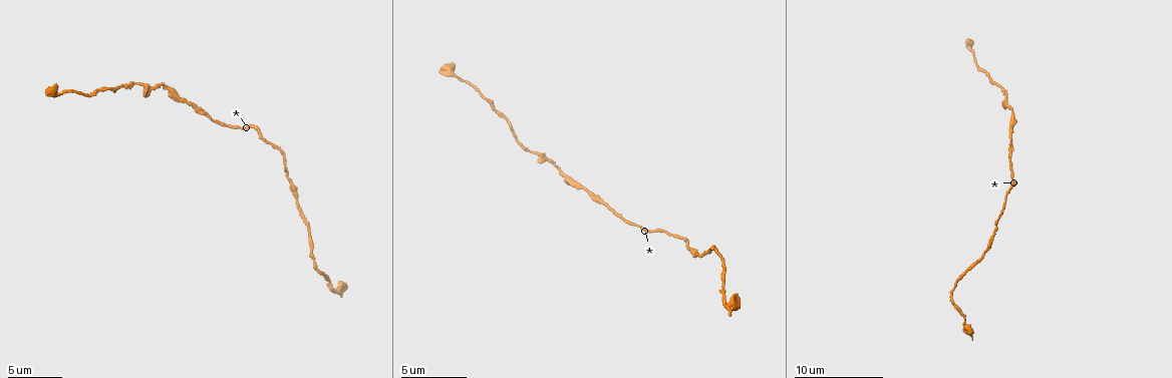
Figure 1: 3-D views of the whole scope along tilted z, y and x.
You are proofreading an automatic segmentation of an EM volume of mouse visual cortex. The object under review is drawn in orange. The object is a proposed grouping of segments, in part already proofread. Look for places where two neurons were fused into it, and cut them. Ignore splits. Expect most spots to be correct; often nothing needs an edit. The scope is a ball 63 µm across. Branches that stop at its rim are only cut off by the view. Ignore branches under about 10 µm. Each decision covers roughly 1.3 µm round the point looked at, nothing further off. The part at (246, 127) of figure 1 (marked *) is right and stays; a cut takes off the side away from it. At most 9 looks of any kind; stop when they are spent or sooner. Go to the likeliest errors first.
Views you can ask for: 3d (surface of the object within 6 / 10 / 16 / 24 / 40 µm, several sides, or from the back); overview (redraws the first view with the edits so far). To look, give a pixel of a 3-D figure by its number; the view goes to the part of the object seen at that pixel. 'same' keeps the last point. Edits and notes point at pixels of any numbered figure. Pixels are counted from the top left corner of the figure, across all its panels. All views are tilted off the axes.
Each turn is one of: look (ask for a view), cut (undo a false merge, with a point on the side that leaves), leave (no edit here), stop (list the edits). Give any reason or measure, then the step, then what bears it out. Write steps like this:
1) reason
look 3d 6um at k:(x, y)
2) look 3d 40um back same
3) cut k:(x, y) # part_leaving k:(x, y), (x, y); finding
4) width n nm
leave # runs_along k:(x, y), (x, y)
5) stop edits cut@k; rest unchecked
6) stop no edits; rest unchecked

calibre changes
look 3d 10um at 1:(532, 150)

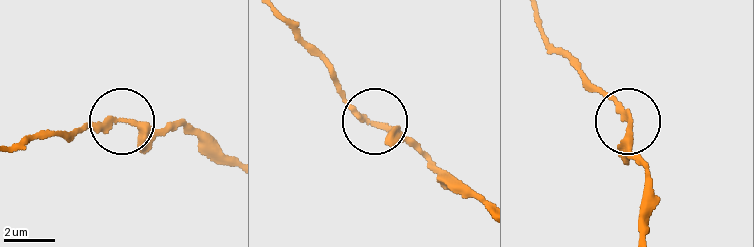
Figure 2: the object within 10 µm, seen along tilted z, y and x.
leave # runs_along 2:(481, 202), (437, 179), (409, 142), (360, 114), (332, 80); all the same neuron

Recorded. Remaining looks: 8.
a narrow waist
look 3d 10um at 1:(951, 292)

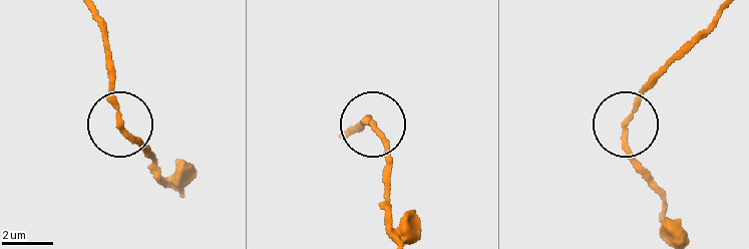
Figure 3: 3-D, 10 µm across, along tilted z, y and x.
width 180 nm
leave # runs_along 3:(711, 21), (648, 89), (629, 121), (627, 143), (645, 174); one neuron here

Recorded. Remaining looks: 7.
calibre changes
look 3d 10um at 1:(183, 100)

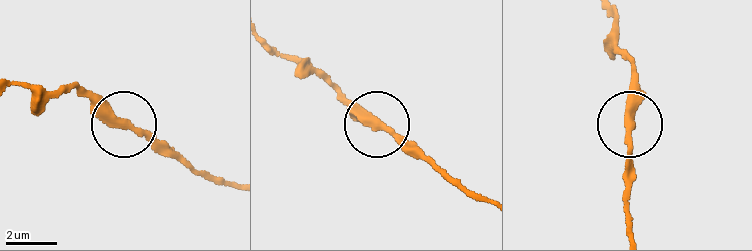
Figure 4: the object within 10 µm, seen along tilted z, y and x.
leave # all the same neuron

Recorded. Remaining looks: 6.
thin neck
look 3d 10um at 1:(985, 250)

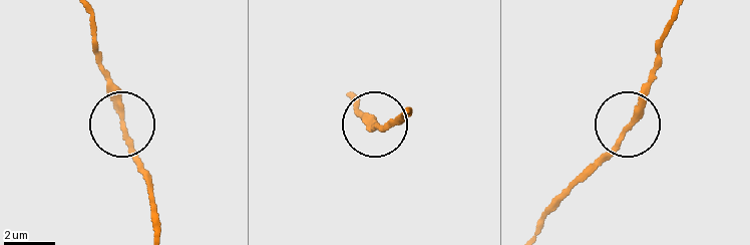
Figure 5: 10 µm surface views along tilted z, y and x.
other side
look 3d 10um back at 5:(626, 126)

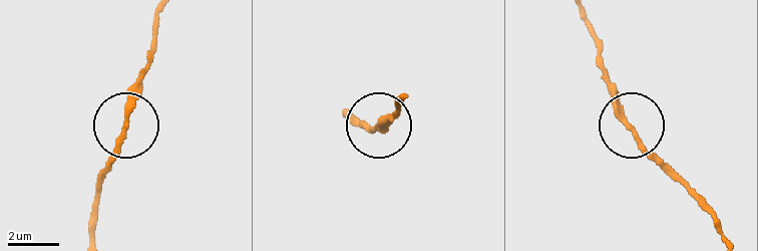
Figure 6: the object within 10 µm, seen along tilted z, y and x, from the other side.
leave # runs_along 6:(585, 16), (616, 107), (684, 186); continuous, no second neuron

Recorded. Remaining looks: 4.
stop no edits; rest unchecked

